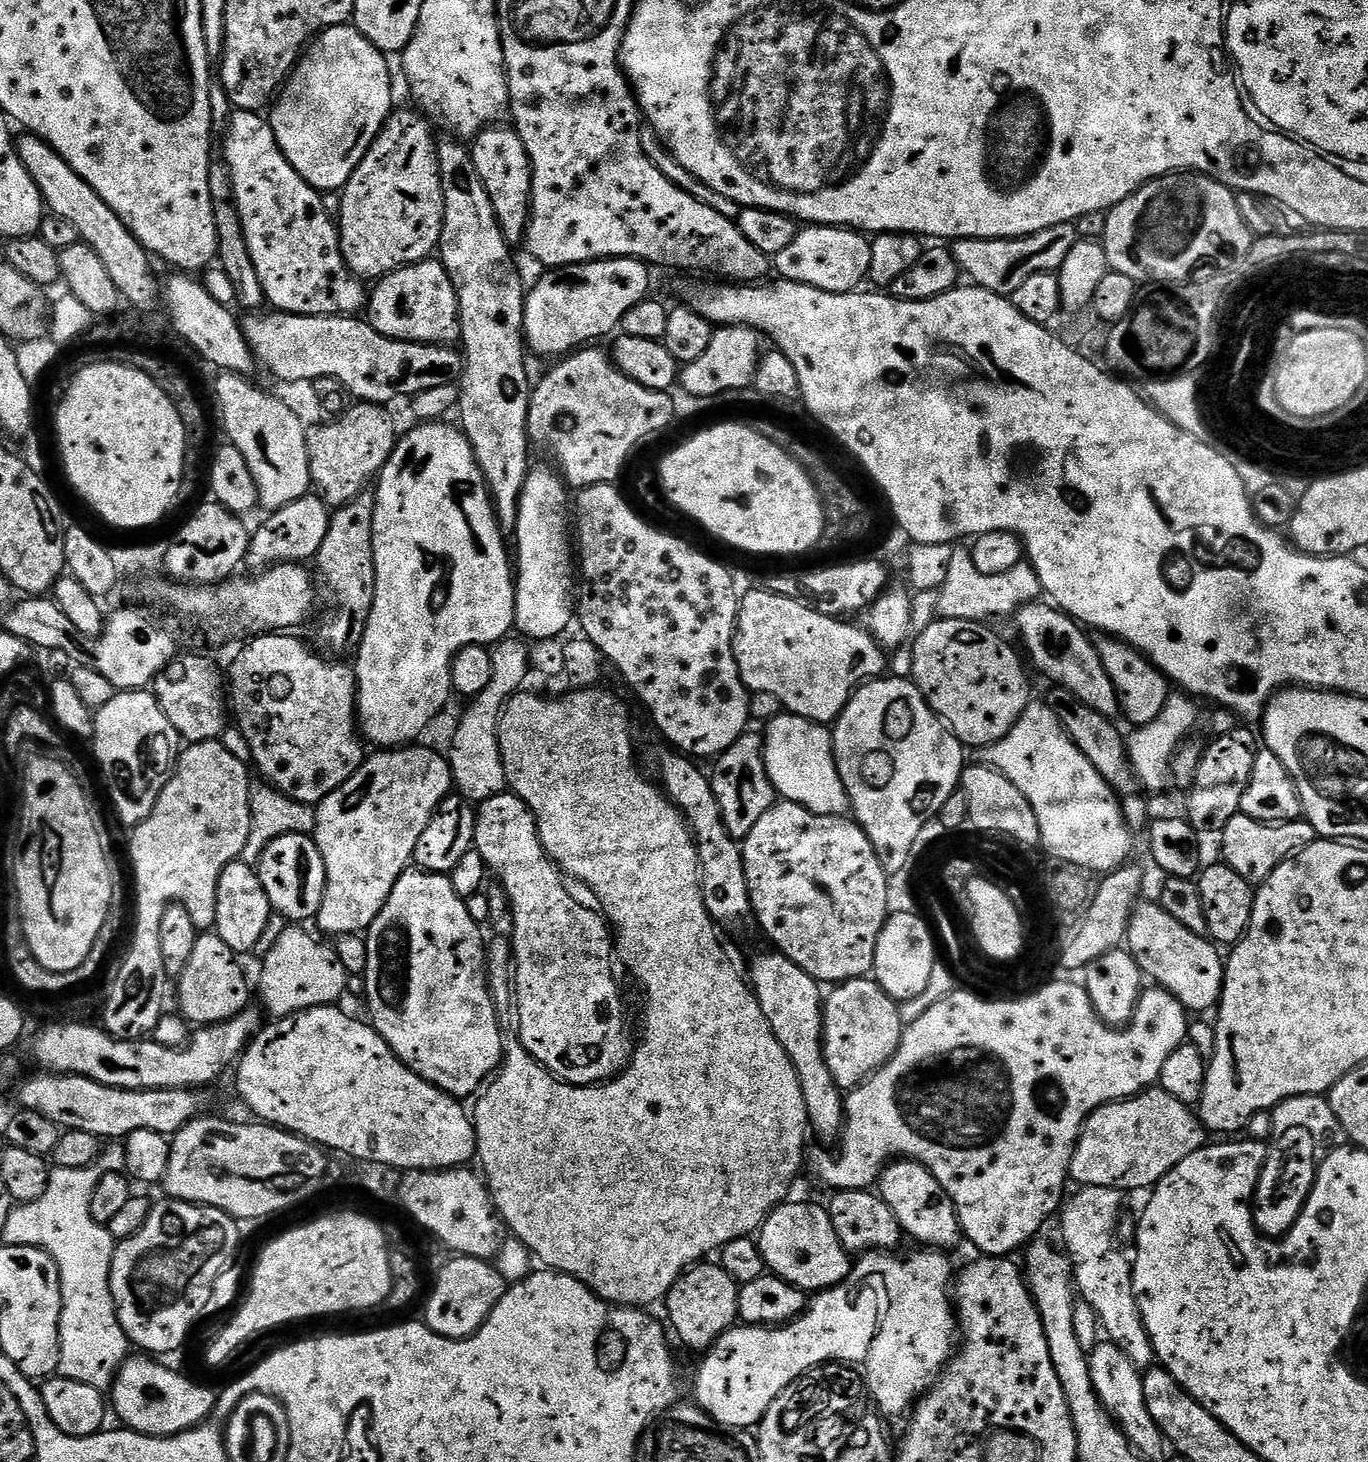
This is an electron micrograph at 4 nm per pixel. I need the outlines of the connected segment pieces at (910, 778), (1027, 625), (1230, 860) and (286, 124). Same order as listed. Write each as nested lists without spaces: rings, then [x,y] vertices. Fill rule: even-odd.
[[[877,678],[870,680],[866,684],[861,684],[848,700],[848,705],[842,710],[842,714],[836,719],[834,727],[831,729],[832,734],[832,753],[836,755],[836,765],[838,774],[844,783],[844,789],[848,795],[848,807],[851,815],[854,817],[860,829],[870,838],[870,846],[874,846],[874,854],[878,854],[878,862],[882,862],[882,870],[886,873],[902,871],[909,867],[908,862],[913,859],[911,846],[914,838],[918,835],[918,830],[926,825],[931,819],[939,817],[942,806],[952,794],[958,791],[960,779],[966,767],[964,761],[965,745],[960,743],[958,737],[950,731],[947,724],[932,711],[932,707],[924,700],[924,695],[916,687],[911,679],[905,680],[888,680],[889,678]]]
[[[1035,602],[1021,606],[1014,615],[1014,621],[1026,656],[1028,651],[1027,659],[1030,664],[1032,659],[1033,666],[1049,680],[1049,685],[1074,694],[1078,702],[1086,702],[1086,706],[1090,706],[1090,710],[1098,710],[1098,714],[1109,718],[1121,715],[1118,694],[1114,690],[1114,682],[1110,682],[1110,674],[1106,674],[1106,666],[1102,666],[1099,647],[1094,640],[1092,644],[1088,637],[1091,635],[1072,617],[1051,603]]]
[[[1237,814],[1226,822],[1224,831],[1219,833],[1218,840],[1224,847],[1223,863],[1232,867],[1234,874],[1242,874],[1248,883],[1259,886],[1265,878],[1275,870],[1281,862],[1290,856],[1301,852],[1306,846],[1310,846],[1317,840],[1314,826],[1306,819],[1291,820],[1281,824],[1267,824],[1261,820],[1255,820],[1243,814]]]
[[[351,23],[339,24],[333,28],[327,28],[325,32],[320,33],[319,36],[311,41],[310,47],[301,55],[296,67],[292,70],[291,76],[288,77],[286,83],[275,97],[274,103],[270,108],[270,113],[272,112],[270,123],[274,138],[282,150],[282,154],[290,162],[290,166],[294,166],[294,170],[298,170],[300,177],[309,186],[319,190],[321,193],[343,189],[349,178],[354,174],[356,167],[362,162],[364,155],[370,150],[372,143],[376,141],[378,133],[384,129],[384,124],[388,121],[389,116],[392,115],[394,111],[394,105],[392,105],[392,76],[388,73],[388,60],[389,57],[385,53],[379,52]]]

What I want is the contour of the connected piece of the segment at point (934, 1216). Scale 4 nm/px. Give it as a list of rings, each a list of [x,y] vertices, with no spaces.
[[[900,1158],[889,1163],[881,1171],[878,1194],[886,1202],[886,1206],[894,1210],[894,1218],[898,1218],[901,1233],[908,1235],[909,1232],[914,1239],[924,1243],[921,1245],[932,1250],[949,1250],[956,1243],[961,1243],[962,1233],[955,1204],[946,1190],[938,1186],[934,1174],[930,1174],[930,1170],[926,1170],[915,1160]]]

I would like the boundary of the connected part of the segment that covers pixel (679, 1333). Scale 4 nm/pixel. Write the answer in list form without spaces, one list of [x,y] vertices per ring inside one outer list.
[[[701,1262],[685,1271],[683,1276],[679,1276],[678,1279],[674,1282],[674,1286],[668,1291],[668,1295],[666,1297],[666,1305],[668,1304],[668,1320],[667,1323],[670,1325],[672,1323],[672,1328],[676,1331],[676,1336],[681,1340],[682,1343],[685,1344],[688,1348],[693,1348],[697,1354],[703,1353],[705,1350],[712,1347],[713,1344],[716,1343],[716,1339],[723,1334],[723,1332],[727,1332],[729,1328],[733,1327],[737,1323],[738,1320],[738,1294],[740,1293],[739,1287],[735,1280],[730,1278],[730,1274],[726,1274],[726,1270],[722,1270],[719,1266],[719,1263],[716,1262]]]

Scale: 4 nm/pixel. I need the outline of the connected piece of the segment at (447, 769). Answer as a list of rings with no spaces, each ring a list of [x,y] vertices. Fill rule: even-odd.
[[[401,746],[391,750],[380,750],[375,754],[377,756],[369,755],[364,763],[360,765],[358,771],[342,786],[338,786],[338,790],[334,790],[326,799],[321,800],[319,804],[315,805],[316,831],[314,839],[318,850],[322,854],[322,862],[326,866],[326,890],[322,898],[320,912],[316,915],[314,924],[315,927],[320,927],[326,935],[332,936],[331,938],[367,933],[368,927],[374,922],[374,918],[378,918],[382,906],[386,906],[386,902],[390,898],[390,894],[394,890],[398,878],[403,872],[409,871],[412,864],[414,846],[418,846],[418,838],[422,838],[422,830],[426,830],[430,818],[436,815],[436,807],[449,796],[454,788],[450,764],[443,755],[436,753],[434,750],[424,749],[419,746]]]

